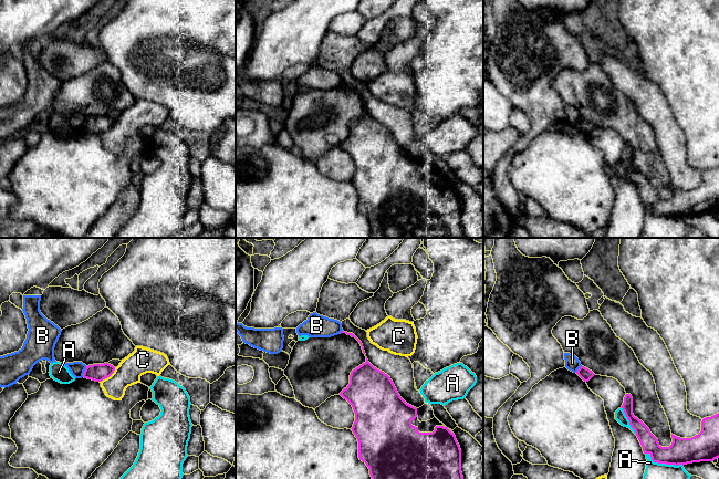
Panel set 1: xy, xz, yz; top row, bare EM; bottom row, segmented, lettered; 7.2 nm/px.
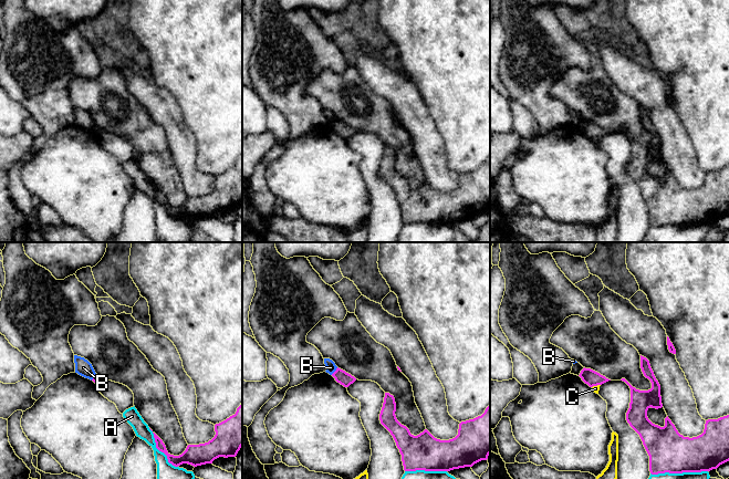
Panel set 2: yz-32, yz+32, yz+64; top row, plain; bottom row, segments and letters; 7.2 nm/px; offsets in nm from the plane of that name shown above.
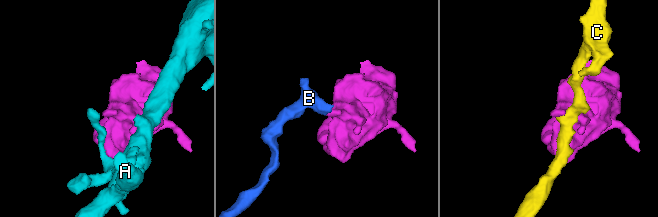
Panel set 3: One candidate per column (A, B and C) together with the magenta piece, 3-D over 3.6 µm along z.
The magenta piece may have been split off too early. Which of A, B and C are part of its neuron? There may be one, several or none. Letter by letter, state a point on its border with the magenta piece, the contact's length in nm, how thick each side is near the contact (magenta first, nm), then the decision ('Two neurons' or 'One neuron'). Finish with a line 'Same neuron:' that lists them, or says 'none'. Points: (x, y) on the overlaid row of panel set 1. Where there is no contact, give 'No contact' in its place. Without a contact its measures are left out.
A: Touches magenta at yz (663, 462). Shared border 300 nm. Thickness 190 nm (magenta) against 130 nm. Two neurons
B: Touches magenta at xy (84, 372). Shared border 90 nm. Thickness 130 nm (magenta) against 110 nm. Two neurons
C: Touches magenta at xy (108, 376). Shared border 160 nm. Thickness 130 nm (magenta) against 180 nm. Two neurons
Same neuron: none

